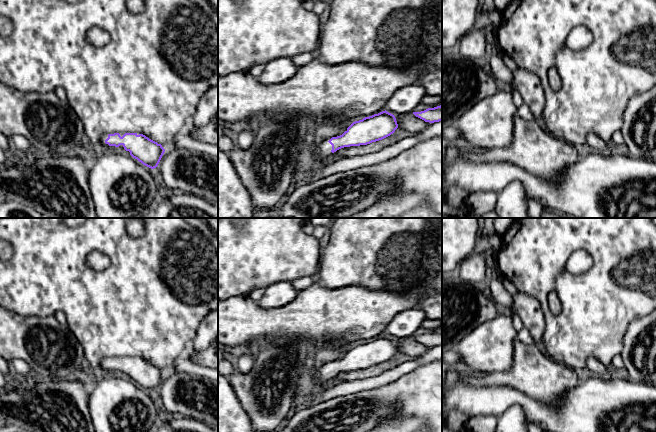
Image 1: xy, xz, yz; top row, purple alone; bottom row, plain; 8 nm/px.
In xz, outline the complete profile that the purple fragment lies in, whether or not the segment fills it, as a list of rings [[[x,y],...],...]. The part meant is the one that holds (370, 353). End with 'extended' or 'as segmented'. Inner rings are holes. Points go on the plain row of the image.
[[[385,334],[353,346],[342,359],[324,364],[317,375],[309,364],[296,383],[295,397],[299,401],[303,397],[321,392],[326,388],[326,382],[337,374],[382,364],[393,358],[397,352],[395,340]]] | extended

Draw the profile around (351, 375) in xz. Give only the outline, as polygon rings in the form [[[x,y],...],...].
[[[390,359],[382,364],[372,366],[367,369],[350,370],[350,371],[341,372],[337,374],[336,376],[330,378],[326,382],[326,387],[333,386],[345,381],[361,380],[361,379],[378,376],[395,366],[396,365]]]

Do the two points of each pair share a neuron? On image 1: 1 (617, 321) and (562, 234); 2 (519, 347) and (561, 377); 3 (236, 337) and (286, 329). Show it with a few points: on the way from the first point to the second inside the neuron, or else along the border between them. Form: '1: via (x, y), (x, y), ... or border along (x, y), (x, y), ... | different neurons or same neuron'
1: via (609, 295), (607, 262), (588, 243) | same neuron
2: via (529, 357), (551, 377) | same neuron
3: via (248, 329), (274, 329) | same neuron

